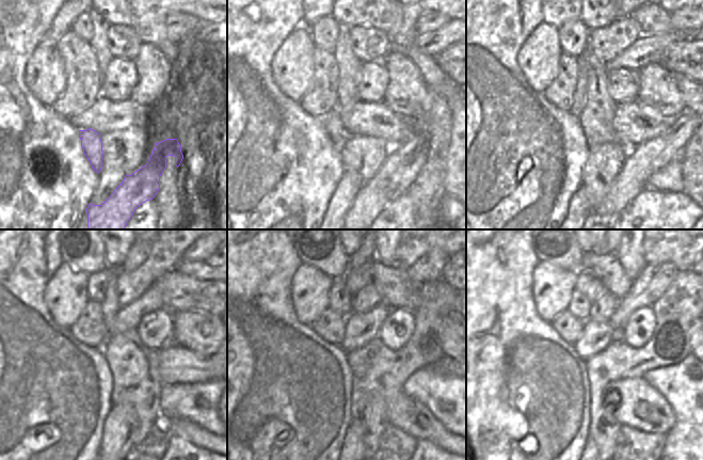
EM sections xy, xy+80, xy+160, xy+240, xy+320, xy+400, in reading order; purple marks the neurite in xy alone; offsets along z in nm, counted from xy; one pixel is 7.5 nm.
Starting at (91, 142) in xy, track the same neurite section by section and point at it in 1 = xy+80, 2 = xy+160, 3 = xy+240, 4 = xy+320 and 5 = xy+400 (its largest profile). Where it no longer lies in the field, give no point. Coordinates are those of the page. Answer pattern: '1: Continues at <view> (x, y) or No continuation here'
1: Continues at xy+80 (338, 135)
2: Continues at xy+160 (580, 92)
3: Continues at xy+240 (110, 306)
4: Continues at xy+320 (366, 252)
5: Continues at xy+400 (601, 251).

